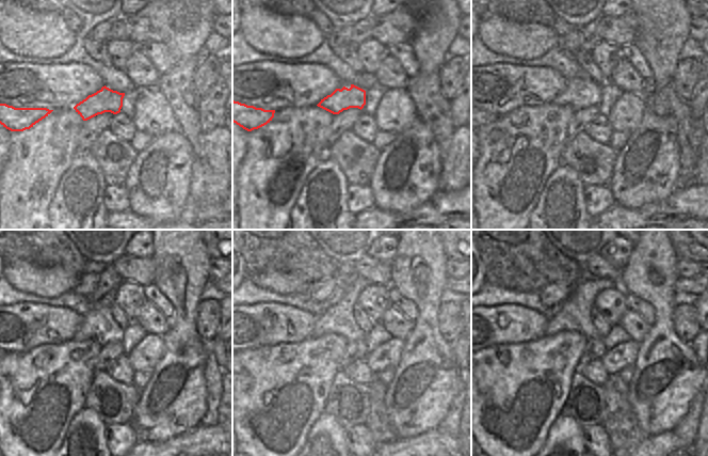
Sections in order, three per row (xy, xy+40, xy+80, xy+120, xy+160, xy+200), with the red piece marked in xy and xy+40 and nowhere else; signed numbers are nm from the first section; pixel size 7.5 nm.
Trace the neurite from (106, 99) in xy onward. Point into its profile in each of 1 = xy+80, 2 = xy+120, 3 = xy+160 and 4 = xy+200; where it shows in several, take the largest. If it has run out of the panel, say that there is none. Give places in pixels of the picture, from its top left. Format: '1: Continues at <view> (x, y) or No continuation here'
1: Continues at xy+80 (584, 97)
2: Continues at xy+120 (114, 334)
3: Continues at xy+160 (353, 333)
4: Continues at xy+200 (591, 332)

